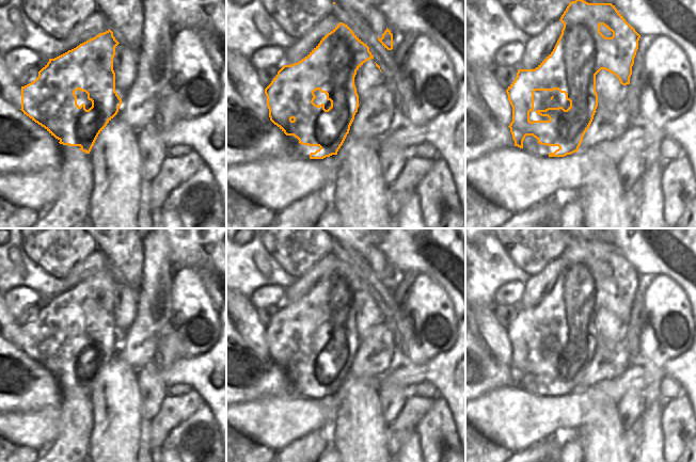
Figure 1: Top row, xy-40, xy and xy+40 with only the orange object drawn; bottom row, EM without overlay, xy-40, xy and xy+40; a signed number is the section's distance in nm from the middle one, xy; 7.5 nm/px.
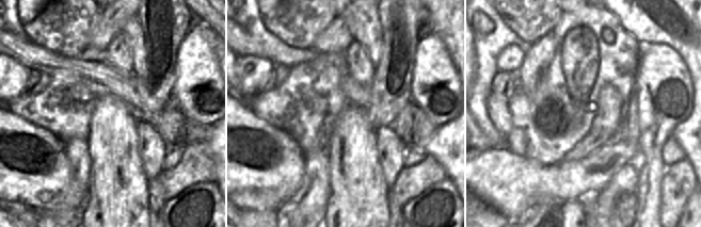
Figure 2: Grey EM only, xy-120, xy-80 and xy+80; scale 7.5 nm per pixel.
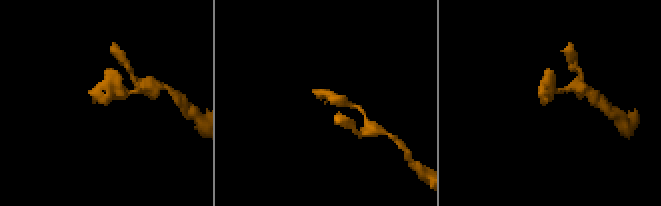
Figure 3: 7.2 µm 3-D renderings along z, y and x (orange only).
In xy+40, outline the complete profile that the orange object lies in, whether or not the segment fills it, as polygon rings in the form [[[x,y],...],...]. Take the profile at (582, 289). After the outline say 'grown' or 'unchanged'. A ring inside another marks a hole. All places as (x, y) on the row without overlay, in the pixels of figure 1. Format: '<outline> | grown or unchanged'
[[[576,238],[569,242],[559,259],[564,262],[564,267],[553,290],[535,308],[519,308],[515,320],[506,329],[512,346],[512,361],[508,366],[515,385],[523,387],[525,376],[533,375],[541,384],[559,386],[554,392],[550,392],[549,396],[565,396],[579,389],[597,351],[596,314],[601,308],[605,308],[614,313],[622,324],[630,323],[640,277],[612,242],[588,242]],[[601,264],[613,271],[612,276],[605,276],[600,271]],[[554,329],[566,333],[570,346],[567,349],[563,346],[537,349],[537,353],[548,355],[550,359],[531,361],[529,351],[534,349],[534,331]]] | unchanged

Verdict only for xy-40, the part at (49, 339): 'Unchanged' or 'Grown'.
Unchanged.

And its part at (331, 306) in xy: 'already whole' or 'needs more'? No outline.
already whole

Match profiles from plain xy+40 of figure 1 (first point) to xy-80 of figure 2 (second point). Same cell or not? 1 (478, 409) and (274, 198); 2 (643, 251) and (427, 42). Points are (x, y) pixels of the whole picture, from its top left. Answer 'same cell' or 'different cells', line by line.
1: same cell
2: different cells

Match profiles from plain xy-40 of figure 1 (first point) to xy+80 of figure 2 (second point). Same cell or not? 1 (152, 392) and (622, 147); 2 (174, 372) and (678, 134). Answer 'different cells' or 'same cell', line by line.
1: different cells
2: same cell

